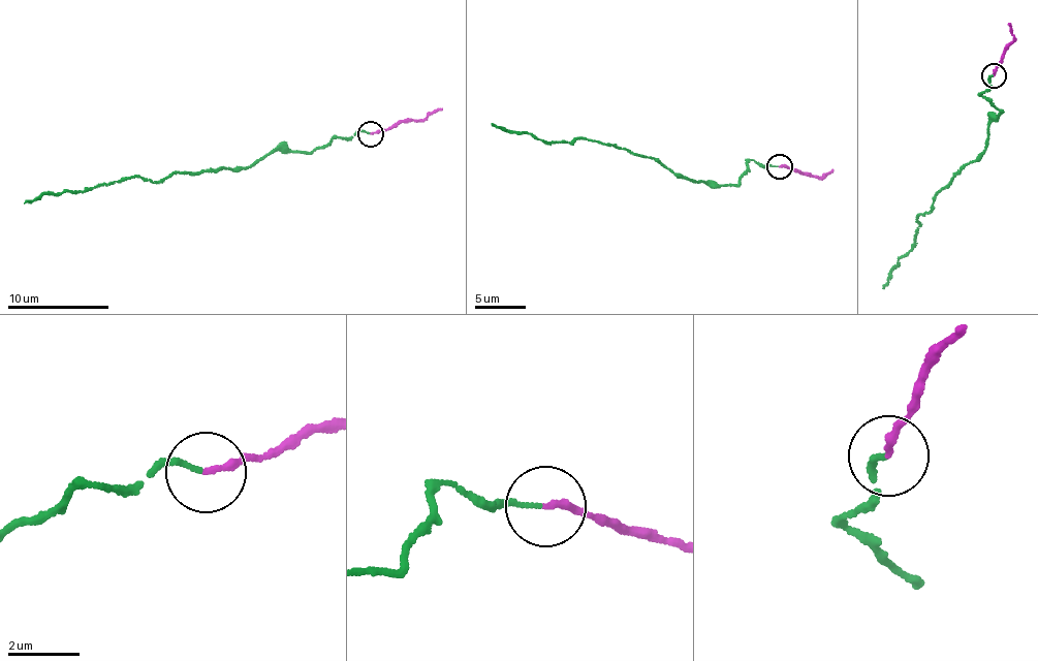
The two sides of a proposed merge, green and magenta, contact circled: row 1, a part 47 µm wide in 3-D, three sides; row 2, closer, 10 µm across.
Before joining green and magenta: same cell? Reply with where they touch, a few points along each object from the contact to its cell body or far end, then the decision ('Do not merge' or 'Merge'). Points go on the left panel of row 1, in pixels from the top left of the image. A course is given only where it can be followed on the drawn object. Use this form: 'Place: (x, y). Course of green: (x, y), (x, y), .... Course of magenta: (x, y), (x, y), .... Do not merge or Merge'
Place: (371, 133). Course of green: (370, 134), (156, 182), (131, 176), (43, 191), (24, 202). Course of magenta: (370, 134), (403, 122), (421, 122), (441, 107). Merge

